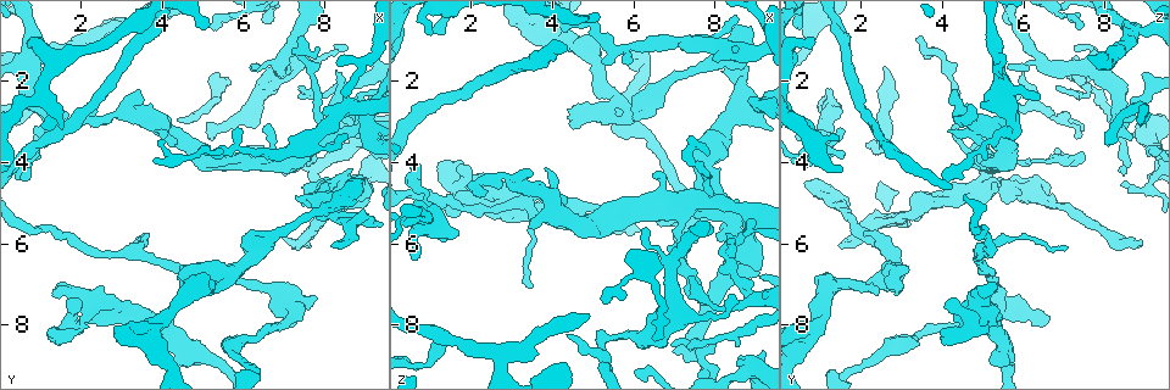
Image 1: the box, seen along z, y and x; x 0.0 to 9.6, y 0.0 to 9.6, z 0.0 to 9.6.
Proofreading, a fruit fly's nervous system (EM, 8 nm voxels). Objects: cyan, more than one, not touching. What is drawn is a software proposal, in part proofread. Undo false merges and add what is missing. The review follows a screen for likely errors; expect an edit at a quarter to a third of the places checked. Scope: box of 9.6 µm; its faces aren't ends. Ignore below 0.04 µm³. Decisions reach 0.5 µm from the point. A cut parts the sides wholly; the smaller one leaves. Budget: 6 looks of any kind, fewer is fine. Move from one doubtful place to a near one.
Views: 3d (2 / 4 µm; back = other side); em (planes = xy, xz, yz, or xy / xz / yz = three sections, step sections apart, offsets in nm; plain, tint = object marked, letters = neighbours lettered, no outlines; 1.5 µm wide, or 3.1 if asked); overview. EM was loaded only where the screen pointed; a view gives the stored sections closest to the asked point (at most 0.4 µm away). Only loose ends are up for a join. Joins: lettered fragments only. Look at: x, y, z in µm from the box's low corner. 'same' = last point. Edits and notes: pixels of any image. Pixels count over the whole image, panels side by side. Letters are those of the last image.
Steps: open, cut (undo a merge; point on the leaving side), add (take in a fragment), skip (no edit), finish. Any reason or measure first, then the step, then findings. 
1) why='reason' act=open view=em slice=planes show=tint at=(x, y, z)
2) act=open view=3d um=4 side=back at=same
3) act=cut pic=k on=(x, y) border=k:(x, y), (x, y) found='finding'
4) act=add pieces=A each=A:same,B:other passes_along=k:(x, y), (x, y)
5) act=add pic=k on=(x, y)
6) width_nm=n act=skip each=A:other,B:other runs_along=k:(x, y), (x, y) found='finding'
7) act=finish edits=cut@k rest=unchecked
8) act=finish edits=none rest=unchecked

why='tapers out' act=open view=em slice=xy step=8 show=tint at=(7.00, 4.30, 8.45)

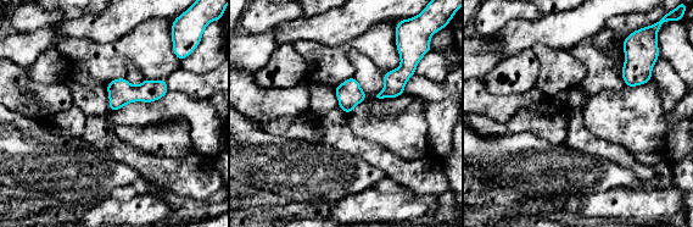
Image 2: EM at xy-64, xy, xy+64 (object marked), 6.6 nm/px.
act=open view=em slice=planes show=letters at=same

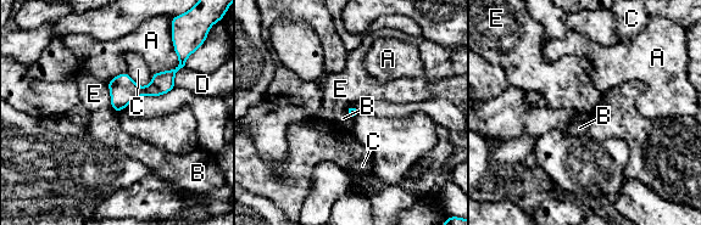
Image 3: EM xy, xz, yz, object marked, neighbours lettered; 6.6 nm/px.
longest_contact=A:240nm act=skip each=A:other,B:other,C:other,D:other,E:other found='none of them fits'

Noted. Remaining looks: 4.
why='calibre changes' act=open view=3d um=4 at=(2.65, 0.80, 8.90)

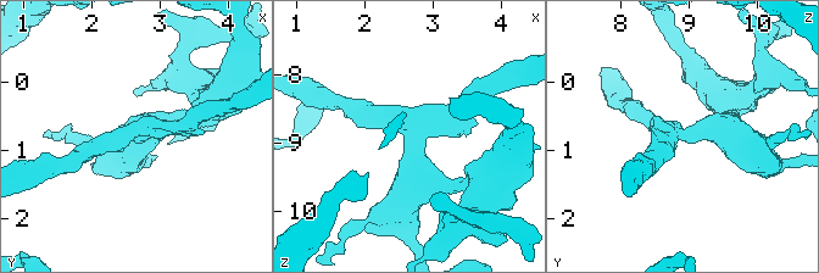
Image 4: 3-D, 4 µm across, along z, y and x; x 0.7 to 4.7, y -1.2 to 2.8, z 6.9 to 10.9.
arms=3 arm_widths_nm=200,280,380 why='shape alone is not enough' act=open view=em slice=xy step=8 show=letters at=(2.70, 0.75, 8.95)

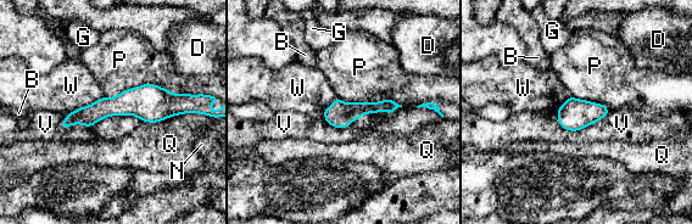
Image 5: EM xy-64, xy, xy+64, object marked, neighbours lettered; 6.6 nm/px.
act=open view=em slice=planes show=letters at=same

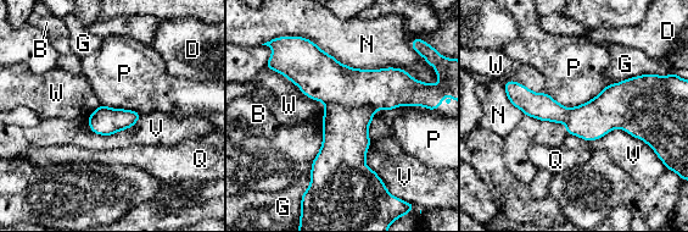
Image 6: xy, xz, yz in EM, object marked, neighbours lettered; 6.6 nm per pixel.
act=cut pic=6 on=(325, 79) each=B:other,D:other,G:other,N:other,P:other,Q:other,V:other,W:other part_leaving=6:(286, 68), (395, 88), (414, 103) found='a second neuron is stuck on'

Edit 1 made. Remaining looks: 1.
act=finish edits=cut@6 rest=unchecked

